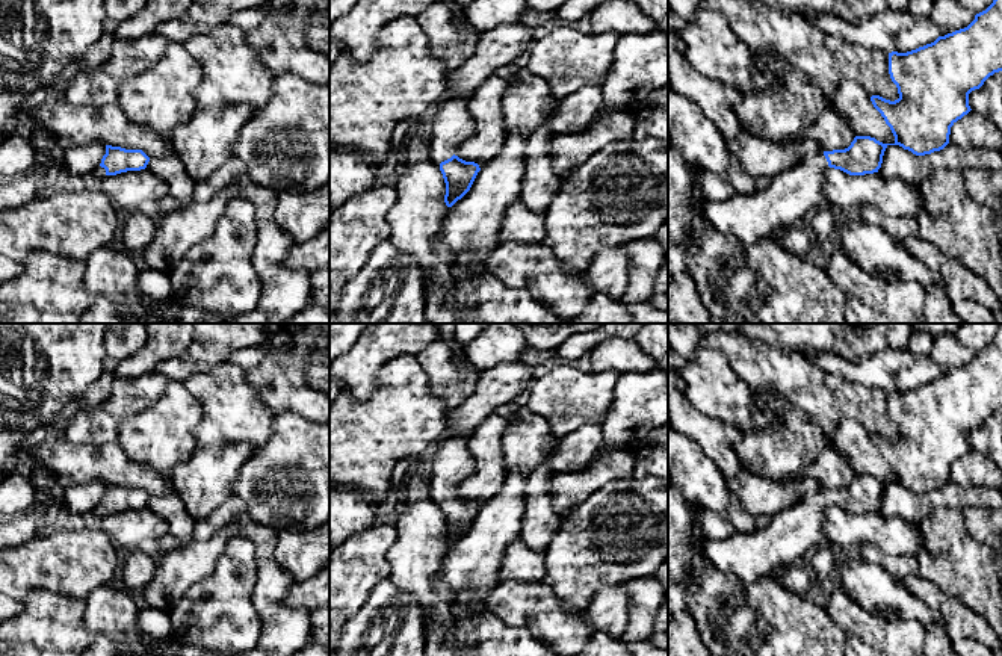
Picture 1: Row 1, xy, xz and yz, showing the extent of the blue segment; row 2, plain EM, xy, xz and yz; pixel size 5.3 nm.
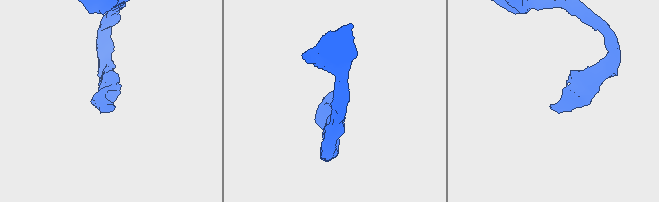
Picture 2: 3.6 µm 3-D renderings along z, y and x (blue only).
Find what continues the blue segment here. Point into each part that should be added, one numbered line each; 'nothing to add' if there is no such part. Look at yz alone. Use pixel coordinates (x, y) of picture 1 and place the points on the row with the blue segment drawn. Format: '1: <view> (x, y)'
1: yz (788, 200)

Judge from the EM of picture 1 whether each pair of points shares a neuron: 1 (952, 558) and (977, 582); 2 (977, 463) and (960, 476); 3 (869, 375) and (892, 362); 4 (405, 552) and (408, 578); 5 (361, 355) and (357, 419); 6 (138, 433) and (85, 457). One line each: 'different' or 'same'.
1: same
2: same
3: same
4: same
5: different
6: different

